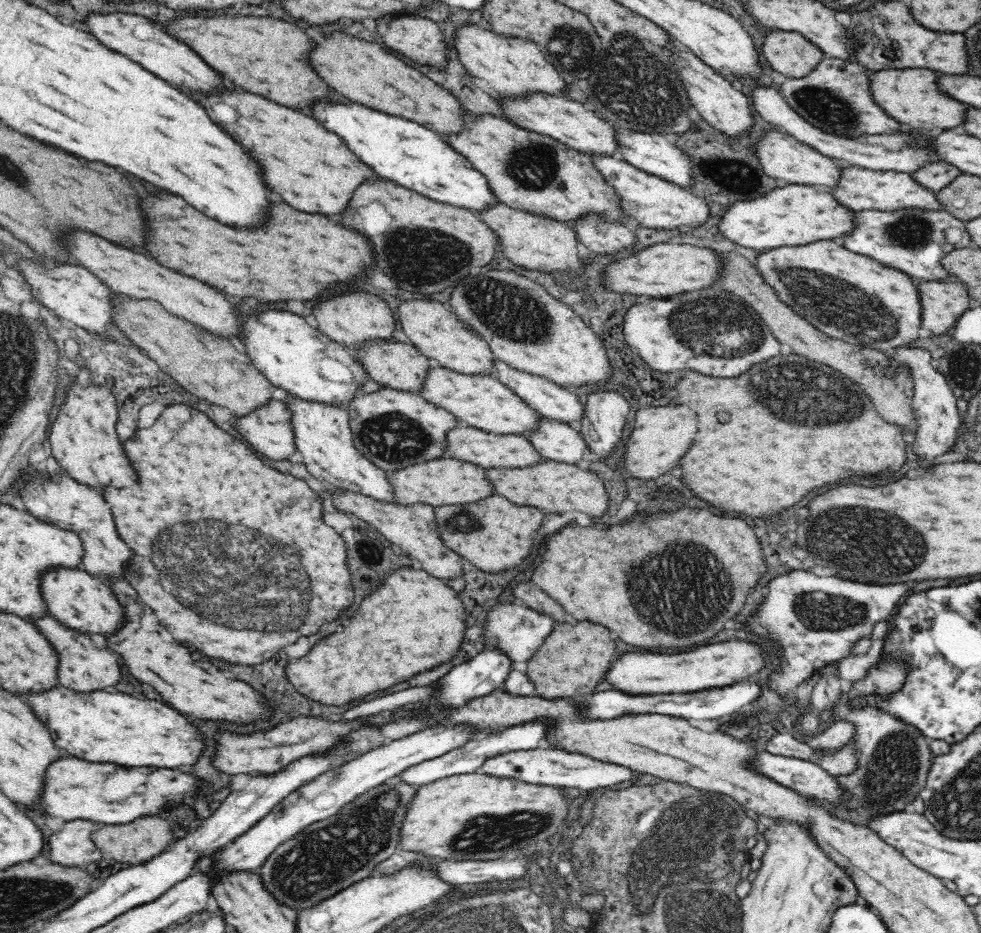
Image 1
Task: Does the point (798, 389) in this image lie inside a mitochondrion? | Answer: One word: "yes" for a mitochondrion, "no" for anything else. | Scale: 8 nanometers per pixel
yes

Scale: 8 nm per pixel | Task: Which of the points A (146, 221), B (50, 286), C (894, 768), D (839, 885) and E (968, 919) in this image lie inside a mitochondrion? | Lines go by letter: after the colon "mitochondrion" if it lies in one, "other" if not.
A: other
B: other
C: mitochondrion
D: mitochondrion
E: other

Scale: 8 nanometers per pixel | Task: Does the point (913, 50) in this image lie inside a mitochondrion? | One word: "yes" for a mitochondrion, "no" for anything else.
no

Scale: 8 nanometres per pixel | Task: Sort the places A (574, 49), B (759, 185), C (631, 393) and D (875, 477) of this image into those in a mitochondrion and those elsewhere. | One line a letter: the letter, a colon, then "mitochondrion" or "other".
A: mitochondrion
B: mitochondrion
C: other
D: other

